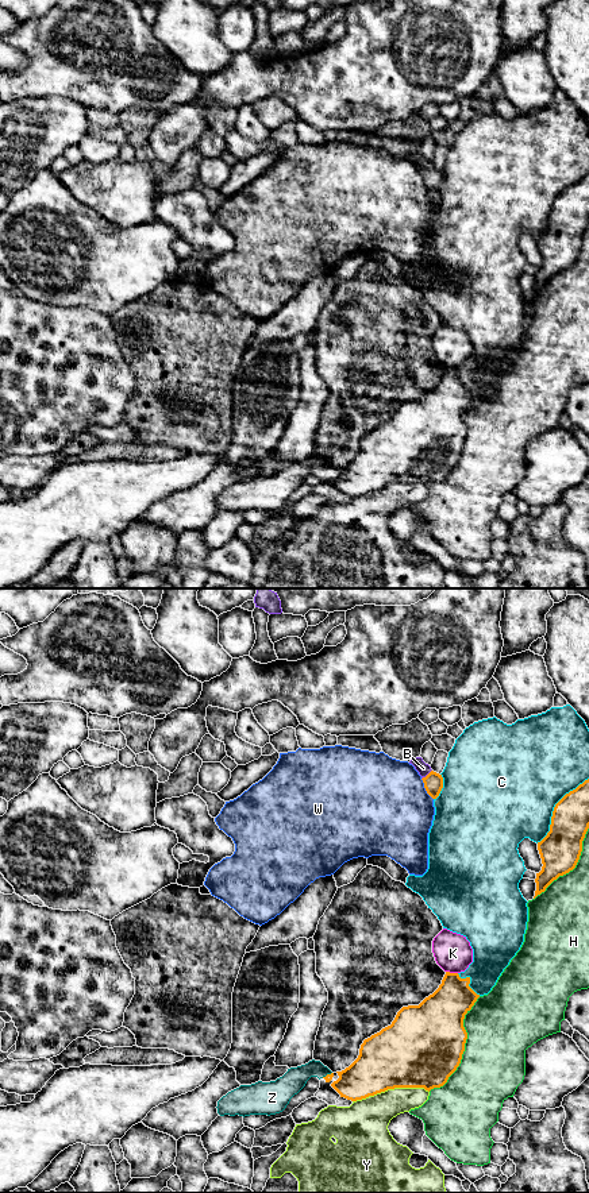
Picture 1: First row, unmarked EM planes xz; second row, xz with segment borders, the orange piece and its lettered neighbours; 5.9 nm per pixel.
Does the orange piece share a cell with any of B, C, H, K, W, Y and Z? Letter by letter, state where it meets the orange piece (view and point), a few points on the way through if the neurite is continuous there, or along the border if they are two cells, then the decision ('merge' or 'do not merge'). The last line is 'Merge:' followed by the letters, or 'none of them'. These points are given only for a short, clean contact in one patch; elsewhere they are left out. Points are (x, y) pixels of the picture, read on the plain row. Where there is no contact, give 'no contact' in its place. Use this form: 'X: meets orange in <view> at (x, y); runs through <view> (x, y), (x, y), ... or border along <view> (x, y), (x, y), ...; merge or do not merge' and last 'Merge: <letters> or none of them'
B: meets orange in xz at (427, 170); runs through xz (432, 177), (427, 170), (423, 163); merge
C: meets orange in xz at (554, 204); do not merge
H: meets orange in xz at (464, 443); do not merge
K: meets orange in xz at (451, 369); do not merge
W: meets orange in xz at (426, 185); do not merge
Y: meets orange in xz at (391, 483); do not merge
Z: meets orange in xz at (327, 470); do not merge
Merge: B

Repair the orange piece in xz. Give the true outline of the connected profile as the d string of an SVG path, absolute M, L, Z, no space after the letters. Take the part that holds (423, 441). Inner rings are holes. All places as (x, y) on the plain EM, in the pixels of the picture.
M446 367L432 390L419 401L403 402L390 421L365 435L358 453L336 467L339 474L331 482L351 497L394 483L424 483L430 487L443 482L461 459L467 435L463 414L480 393L469 379L470 372Z

